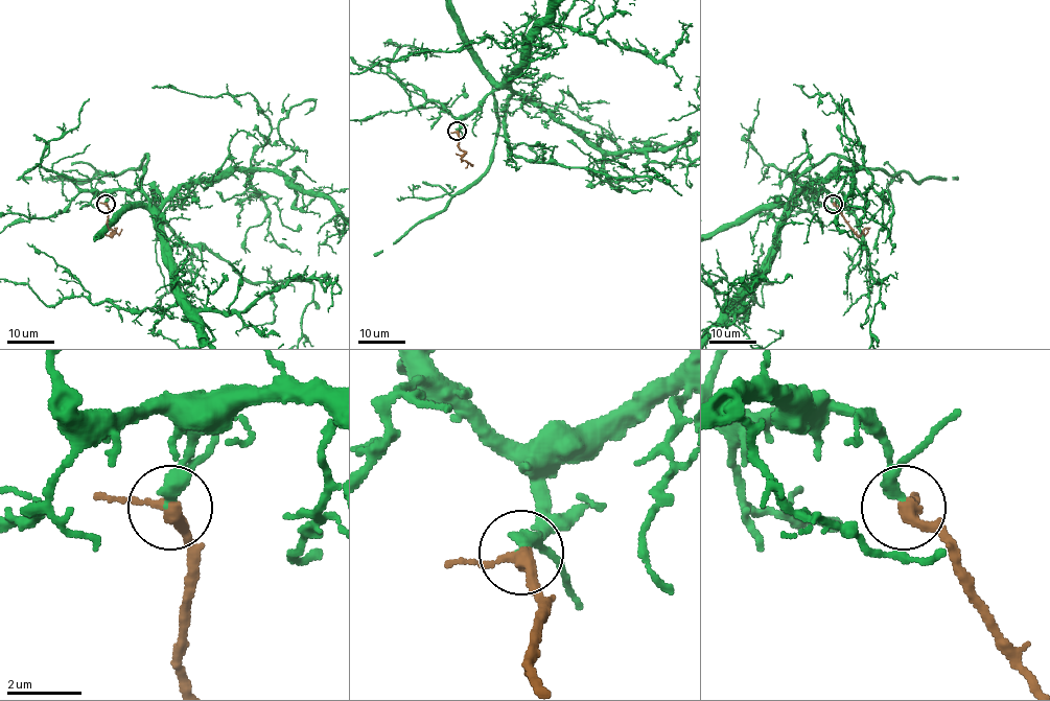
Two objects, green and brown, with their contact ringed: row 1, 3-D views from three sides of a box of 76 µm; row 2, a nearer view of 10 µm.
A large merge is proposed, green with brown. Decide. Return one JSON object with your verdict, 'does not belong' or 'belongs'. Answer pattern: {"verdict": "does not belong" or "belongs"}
{"verdict": "belongs"}

